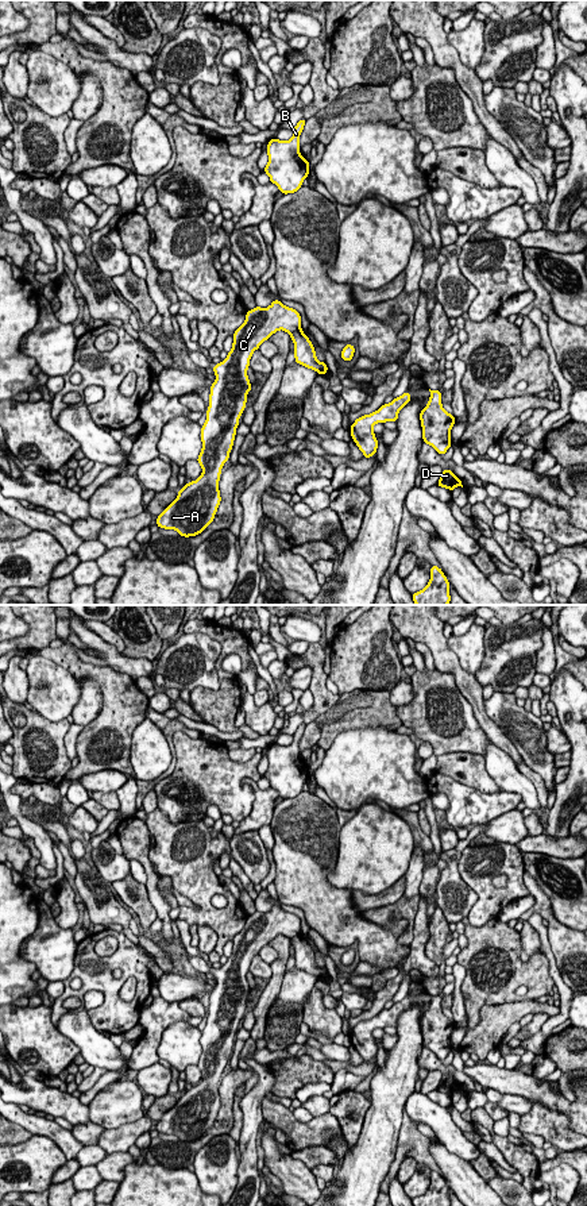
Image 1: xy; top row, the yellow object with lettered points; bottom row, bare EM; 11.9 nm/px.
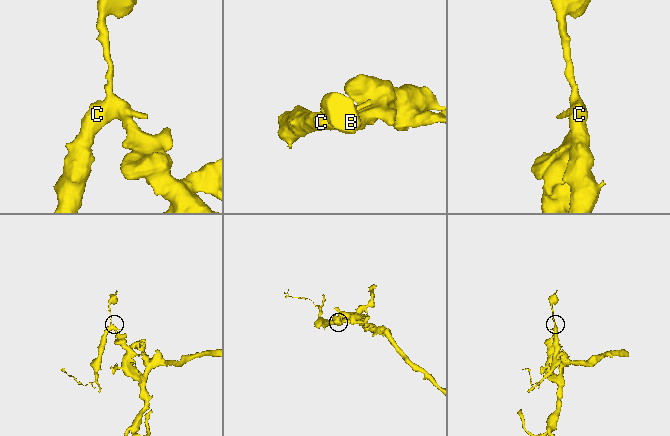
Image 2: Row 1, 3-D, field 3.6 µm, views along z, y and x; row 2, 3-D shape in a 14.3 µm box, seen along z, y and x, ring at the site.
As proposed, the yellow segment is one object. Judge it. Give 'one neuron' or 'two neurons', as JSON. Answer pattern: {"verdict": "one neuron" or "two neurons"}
{"verdict": "two neurons"}

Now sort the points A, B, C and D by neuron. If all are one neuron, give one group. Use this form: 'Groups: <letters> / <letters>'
Groups: A B C / D

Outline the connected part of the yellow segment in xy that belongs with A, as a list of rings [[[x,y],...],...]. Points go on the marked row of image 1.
[[[274,300],[270,307],[255,307],[247,311],[244,323],[233,332],[232,350],[227,358],[213,366],[216,381],[211,386],[206,420],[201,427],[202,448],[197,462],[202,467],[198,479],[188,482],[178,490],[177,498],[158,516],[157,525],[165,529],[175,529],[179,536],[196,536],[201,533],[215,519],[221,497],[219,490],[220,473],[229,458],[233,446],[239,417],[244,412],[247,394],[252,389],[247,369],[252,352],[277,331],[293,334],[301,330],[301,315],[294,309]]]

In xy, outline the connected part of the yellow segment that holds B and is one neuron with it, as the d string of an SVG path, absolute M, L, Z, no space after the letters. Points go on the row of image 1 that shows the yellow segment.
M301 119L297 123L290 140L267 140L269 162L263 172L283 194L297 192L309 174L309 161L300 154L300 135L305 122L306 119Z

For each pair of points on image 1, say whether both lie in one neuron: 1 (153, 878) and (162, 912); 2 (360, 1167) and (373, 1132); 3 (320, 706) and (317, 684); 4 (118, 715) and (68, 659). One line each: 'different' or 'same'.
1: same
2: same
3: same
4: same

